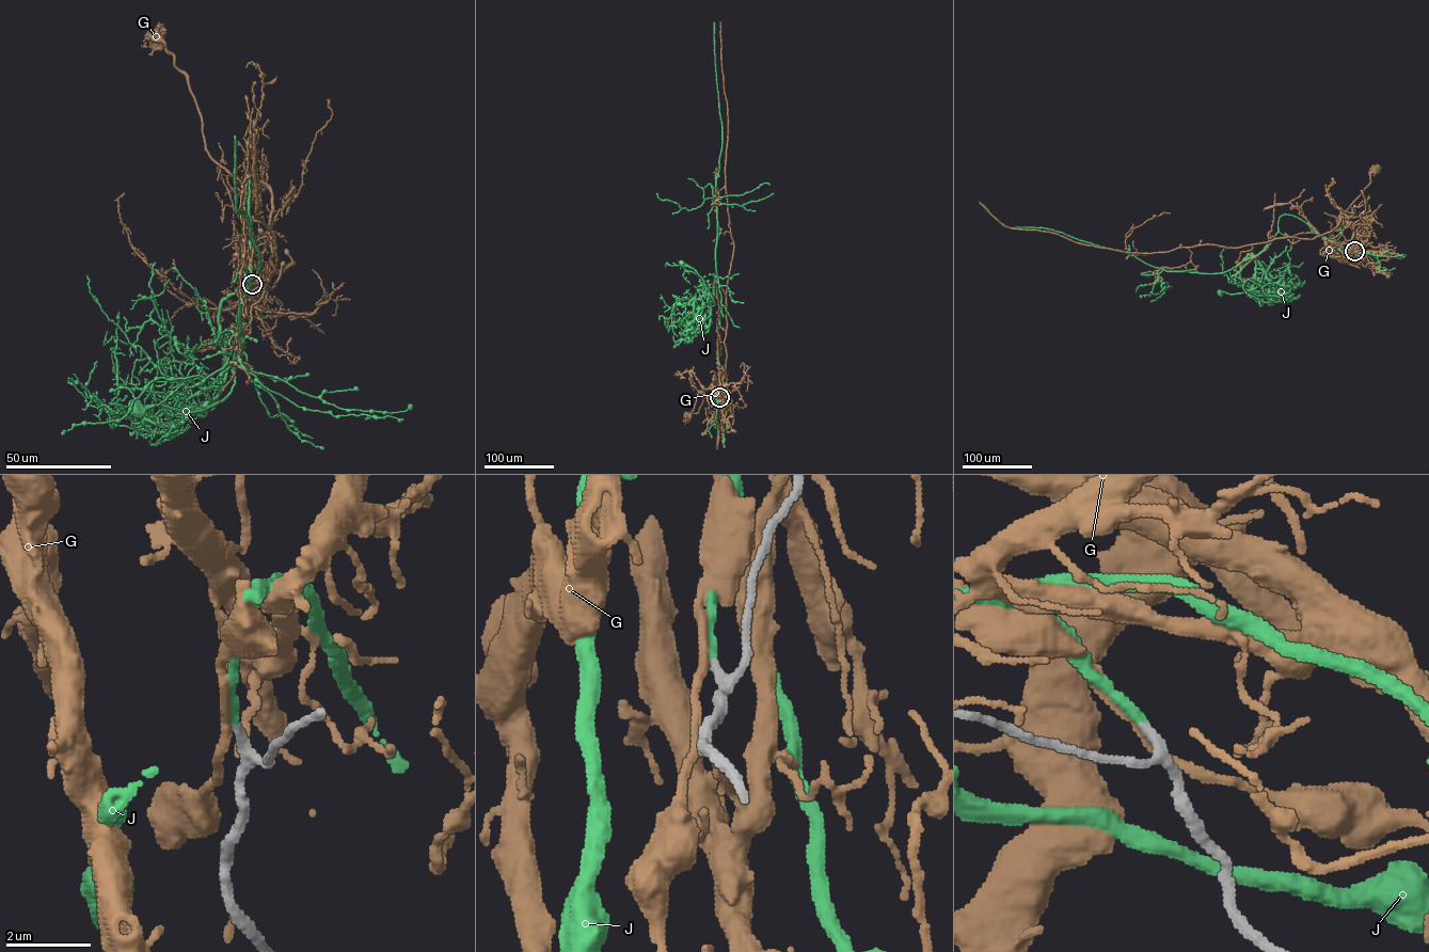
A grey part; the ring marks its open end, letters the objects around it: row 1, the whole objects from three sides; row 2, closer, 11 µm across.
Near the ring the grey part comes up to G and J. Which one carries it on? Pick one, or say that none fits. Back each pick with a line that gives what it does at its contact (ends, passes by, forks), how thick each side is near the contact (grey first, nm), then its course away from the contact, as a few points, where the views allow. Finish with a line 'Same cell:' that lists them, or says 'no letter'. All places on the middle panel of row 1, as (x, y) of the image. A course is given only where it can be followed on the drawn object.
J: it ends; calibres 170 and 240 nm; course (719, 397), (716, 286), (709, 298), (711, 305), (714, 301), (703, 280), (682, 263)
Same cell: J

